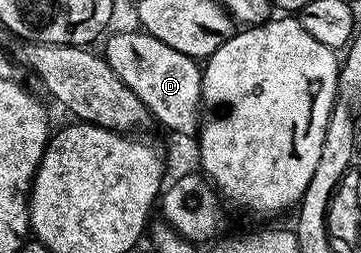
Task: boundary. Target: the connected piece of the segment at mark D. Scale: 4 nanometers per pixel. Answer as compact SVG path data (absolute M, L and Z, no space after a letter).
M146 31L115 33L111 38L109 37L106 38L107 46L101 49L102 56L106 57L109 67L113 67L113 71L117 71L119 78L141 99L148 114L154 120L156 117L171 133L198 134L201 129L201 102L203 100L203 71L200 62L189 55L181 55L181 51L173 51L173 47L169 47L164 41L157 40Z

